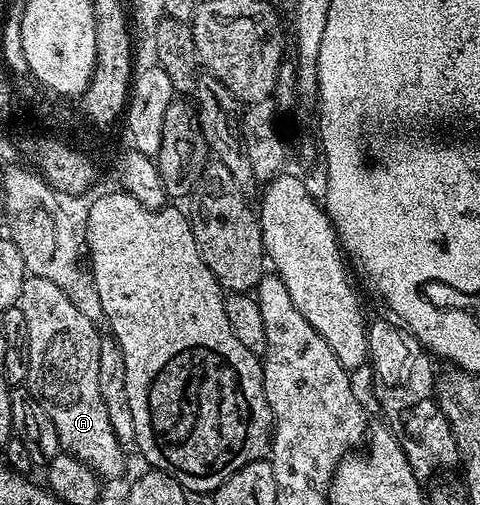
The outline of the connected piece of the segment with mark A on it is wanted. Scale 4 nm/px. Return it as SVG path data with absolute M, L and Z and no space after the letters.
M28 276L27 282L21 287L19 296L19 310L25 315L25 324L29 327L29 371L27 372L26 388L31 388L30 396L47 412L47 418L57 427L57 439L62 452L68 453L70 457L75 457L79 461L86 461L91 469L99 474L100 478L119 477L123 472L126 463L125 451L121 443L117 443L117 435L113 435L113 427L109 424L109 411L105 411L105 399L101 399L101 387L97 387L97 355L99 354L99 339L101 336L97 325L85 317L77 307L70 302L69 296L57 287L56 283L51 283L47 279Z

